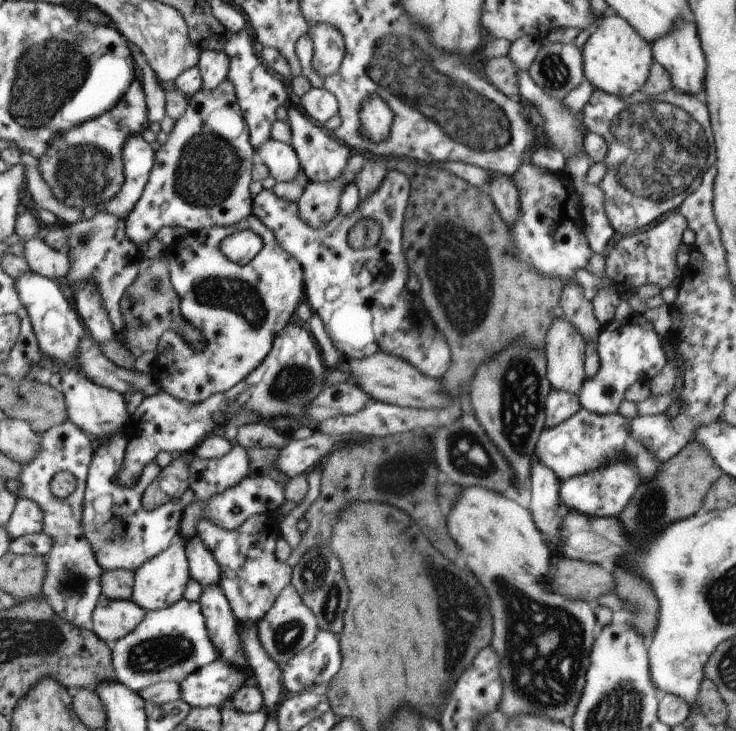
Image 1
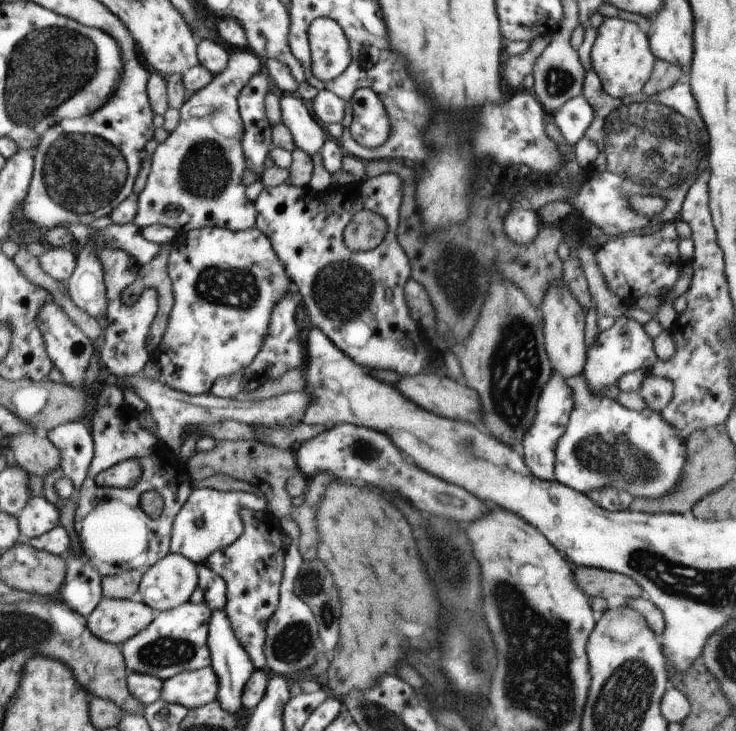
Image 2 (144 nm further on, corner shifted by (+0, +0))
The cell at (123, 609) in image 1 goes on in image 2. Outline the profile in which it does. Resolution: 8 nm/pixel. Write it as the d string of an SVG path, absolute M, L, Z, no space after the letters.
M101 598L95 610L87 616L87 628L99 640L123 646L129 638L139 634L153 618L155 610L143 602Z

